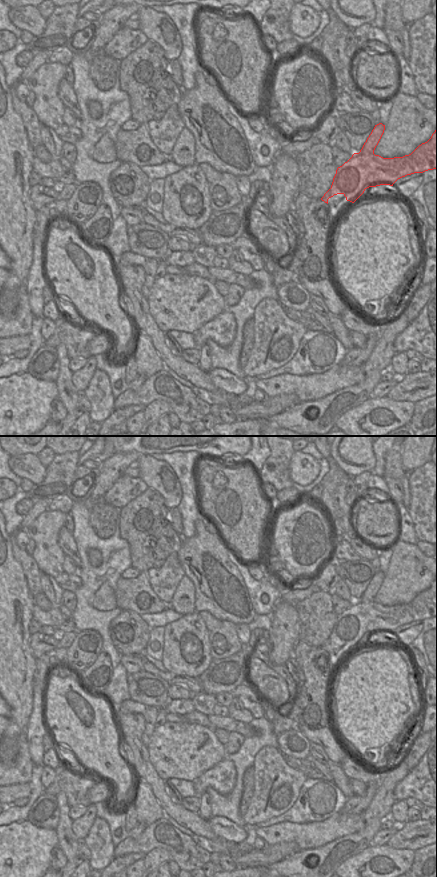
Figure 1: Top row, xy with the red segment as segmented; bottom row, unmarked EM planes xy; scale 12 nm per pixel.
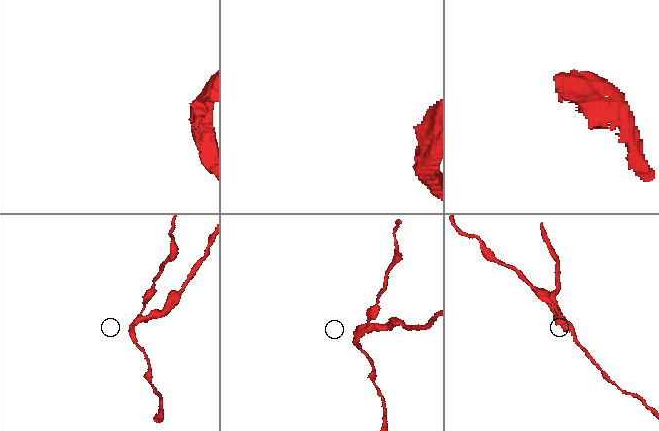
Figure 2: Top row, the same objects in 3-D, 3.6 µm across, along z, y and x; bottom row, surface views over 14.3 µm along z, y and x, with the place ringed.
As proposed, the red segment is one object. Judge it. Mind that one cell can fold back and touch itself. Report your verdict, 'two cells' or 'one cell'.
two cells

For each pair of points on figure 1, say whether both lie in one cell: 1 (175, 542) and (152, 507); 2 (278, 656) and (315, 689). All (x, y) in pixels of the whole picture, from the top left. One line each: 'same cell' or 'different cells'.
1: same cell
2: different cells

